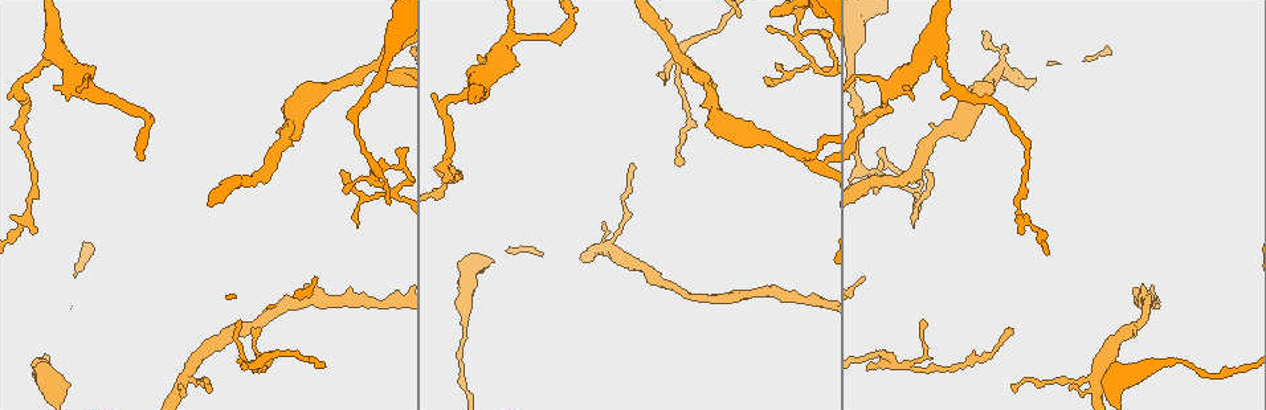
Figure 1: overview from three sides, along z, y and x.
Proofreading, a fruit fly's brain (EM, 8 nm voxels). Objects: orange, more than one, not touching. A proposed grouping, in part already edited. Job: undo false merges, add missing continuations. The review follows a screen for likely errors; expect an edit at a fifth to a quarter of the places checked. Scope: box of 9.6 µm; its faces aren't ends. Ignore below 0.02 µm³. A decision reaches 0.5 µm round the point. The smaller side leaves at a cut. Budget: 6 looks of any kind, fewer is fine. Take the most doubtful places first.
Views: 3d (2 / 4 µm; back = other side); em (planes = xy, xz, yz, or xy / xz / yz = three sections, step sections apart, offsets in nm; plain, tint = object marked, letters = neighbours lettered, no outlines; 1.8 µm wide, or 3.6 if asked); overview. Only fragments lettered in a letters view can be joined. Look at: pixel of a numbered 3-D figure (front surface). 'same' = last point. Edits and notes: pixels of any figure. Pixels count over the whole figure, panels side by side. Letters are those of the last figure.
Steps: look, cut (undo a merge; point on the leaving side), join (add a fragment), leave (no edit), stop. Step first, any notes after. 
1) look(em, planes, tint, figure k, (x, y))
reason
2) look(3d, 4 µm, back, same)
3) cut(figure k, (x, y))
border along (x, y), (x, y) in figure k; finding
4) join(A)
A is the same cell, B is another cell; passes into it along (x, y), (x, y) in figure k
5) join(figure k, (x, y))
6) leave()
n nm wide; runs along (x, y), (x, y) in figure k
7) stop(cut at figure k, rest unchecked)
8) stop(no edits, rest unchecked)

look(3d, 4 µm, figure 1, (375, 63))
three-way junction

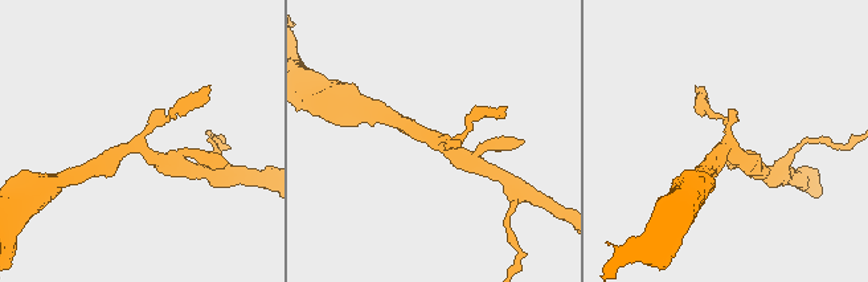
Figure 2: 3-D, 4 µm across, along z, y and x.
look(em, planes, letters, figure 2, (727, 145))
3 arms; now the EM

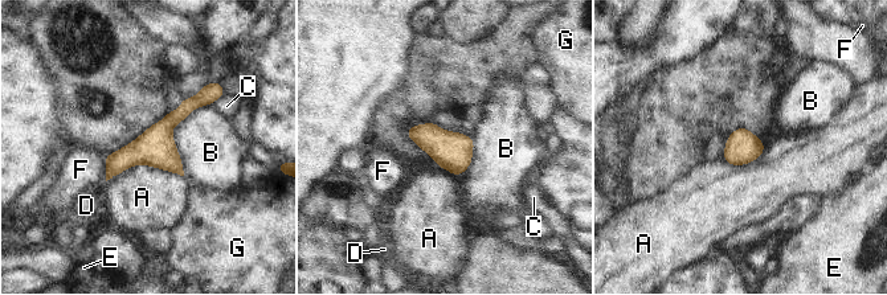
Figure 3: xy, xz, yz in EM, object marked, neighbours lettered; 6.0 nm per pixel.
leave()
200 nm wide; A, B, C, D, E, F and G are other cells; runs along (209, 97), (189, 103), (109, 175) in figure 3; one neuron here

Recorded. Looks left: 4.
look(3d, 4 µm, figure 1, (1070, 384))
branch stops here

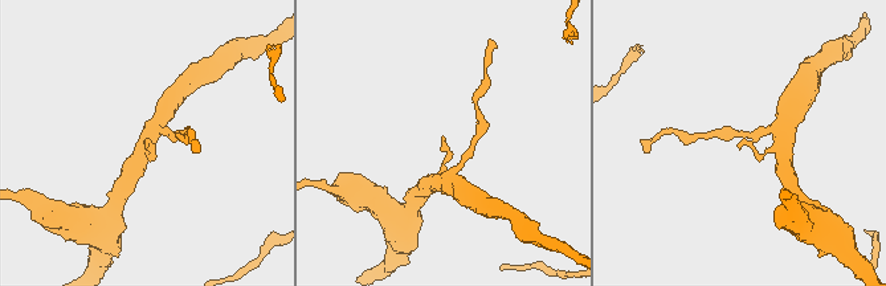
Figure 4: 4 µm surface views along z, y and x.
look(em, 3.6 µm, planes, tint, figure 4, (744, 142))

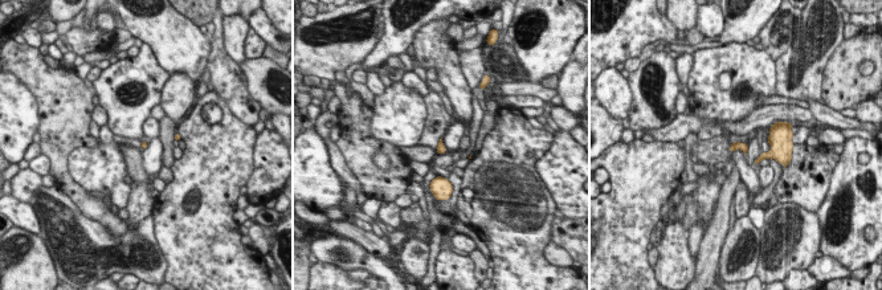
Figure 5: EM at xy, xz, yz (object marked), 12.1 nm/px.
look(em, 3.6 µm, planes, letters, same)
what lies round it

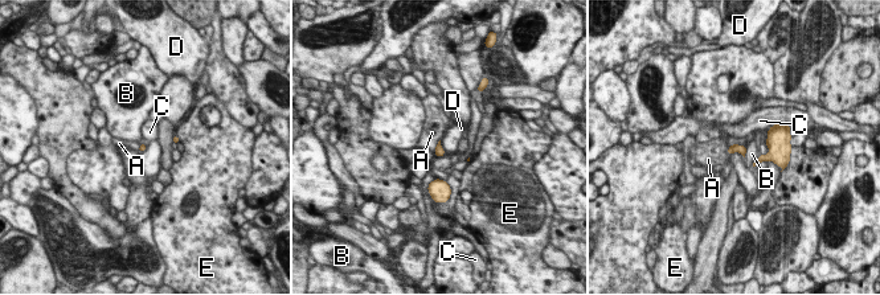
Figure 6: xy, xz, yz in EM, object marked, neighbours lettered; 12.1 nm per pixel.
leave()
A, B, C, D and E are other cells; border along (729, 154), (739, 152), (744, 158) in figure 6; no lettered fragment goes on from it

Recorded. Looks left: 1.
look(em, planes, letters, figure 1, (1198, 370))
narrows sharply

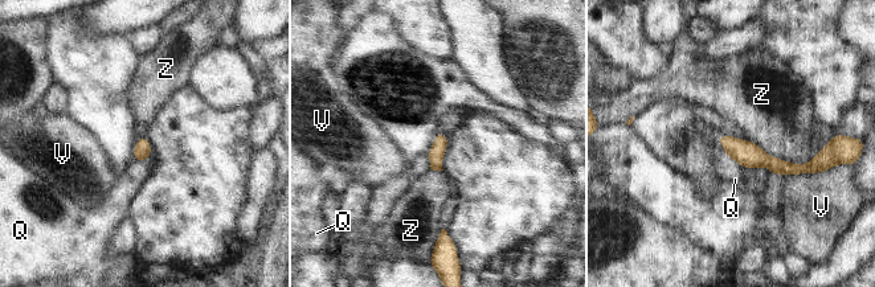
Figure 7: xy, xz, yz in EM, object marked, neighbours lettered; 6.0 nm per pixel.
leave()
Q, V and Z are other cells; runs along (722, 139), (779, 167), (812, 165) in figure 7; one neuron here

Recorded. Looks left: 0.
stop(no edits, rest unchecked)

